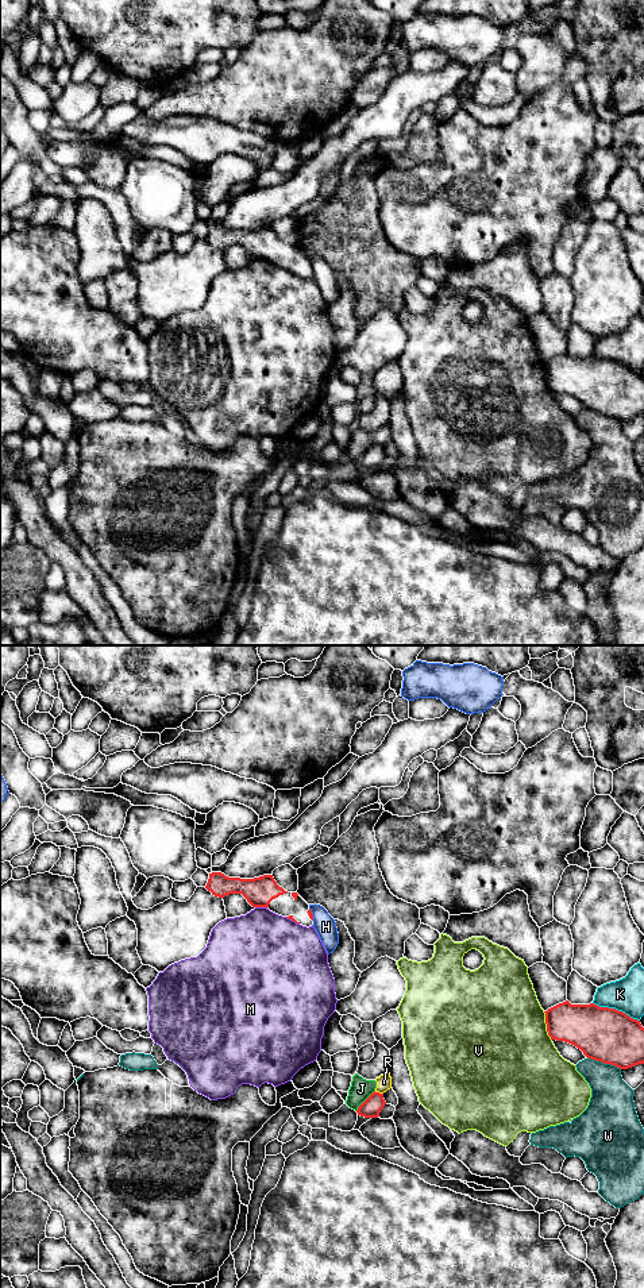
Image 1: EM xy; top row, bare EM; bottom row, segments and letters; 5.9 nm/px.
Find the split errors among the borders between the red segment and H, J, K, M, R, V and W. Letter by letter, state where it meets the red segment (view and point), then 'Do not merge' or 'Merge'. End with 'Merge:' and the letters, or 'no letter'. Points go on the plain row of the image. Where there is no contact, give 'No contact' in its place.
H: Touches red at xy (312, 266). Do not merge
J: Touches red at xy (365, 452). Do not merge
K: Touches red at xy (614, 361). Do not merge
M: Touches red at xy (261, 258). Do not merge
R: Touches red at xy (378, 444). Do not merge
V: Touches red at xy (547, 378). Do not merge
W: Touches red at xy (604, 415). Do not merge
Merge: no letter

